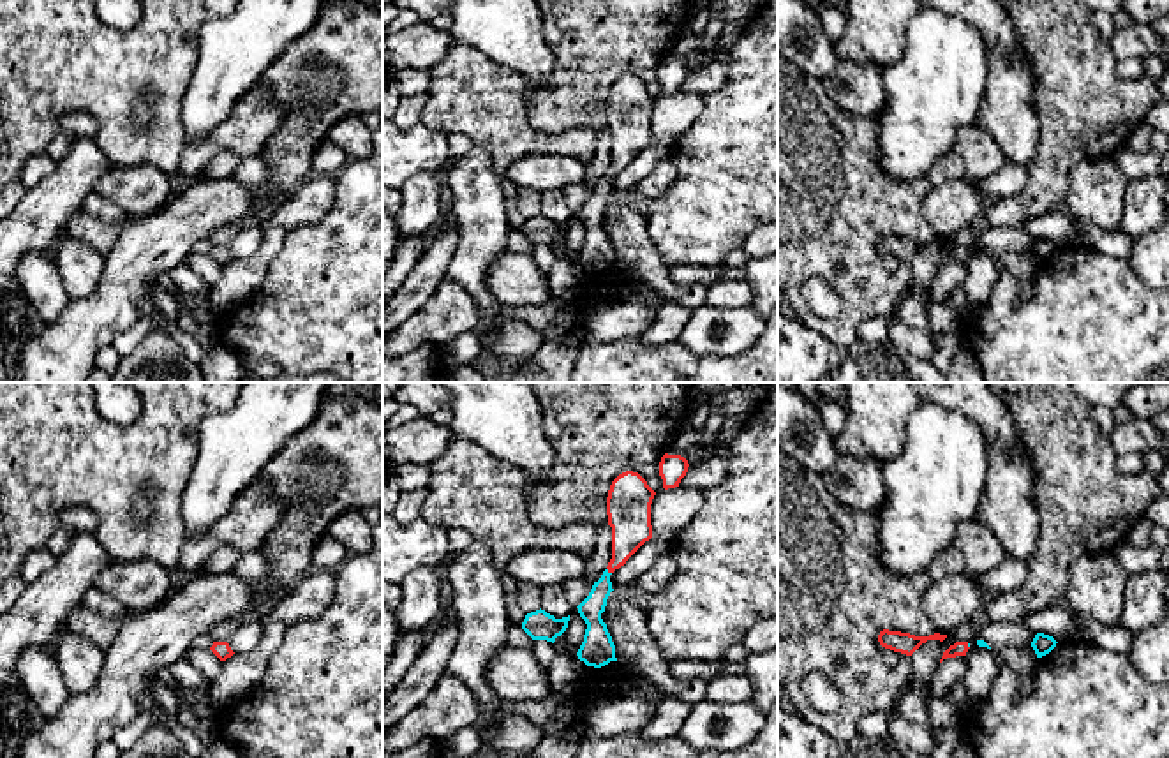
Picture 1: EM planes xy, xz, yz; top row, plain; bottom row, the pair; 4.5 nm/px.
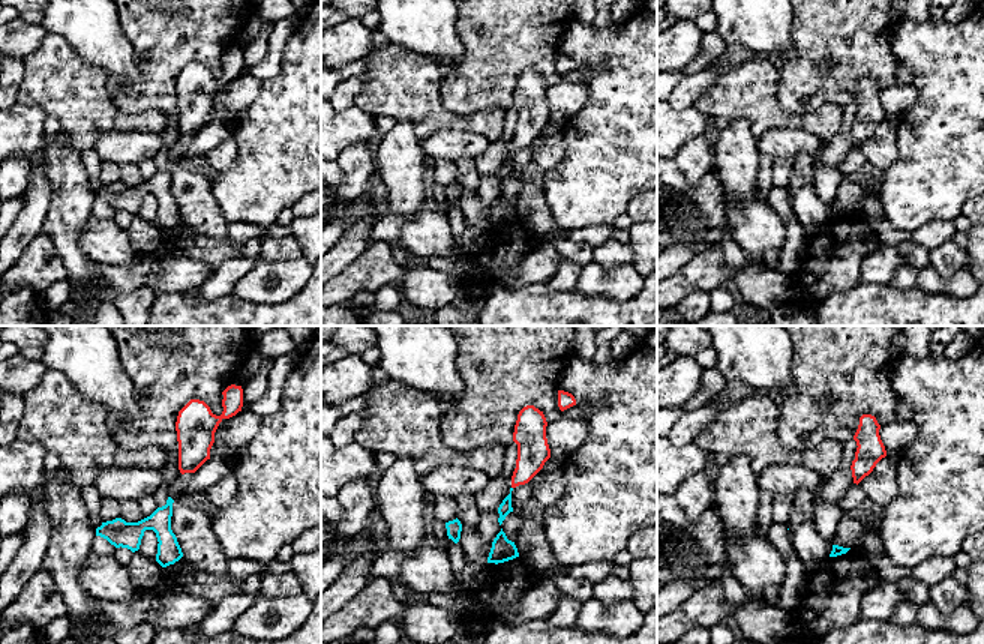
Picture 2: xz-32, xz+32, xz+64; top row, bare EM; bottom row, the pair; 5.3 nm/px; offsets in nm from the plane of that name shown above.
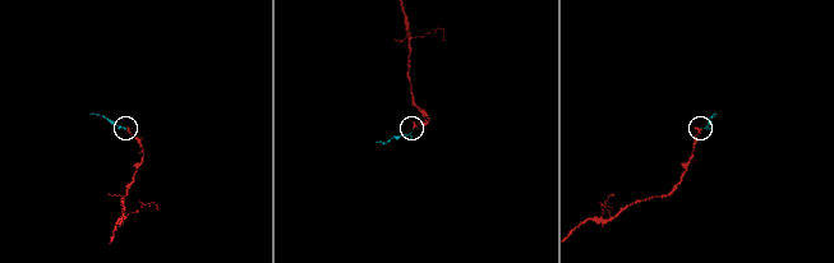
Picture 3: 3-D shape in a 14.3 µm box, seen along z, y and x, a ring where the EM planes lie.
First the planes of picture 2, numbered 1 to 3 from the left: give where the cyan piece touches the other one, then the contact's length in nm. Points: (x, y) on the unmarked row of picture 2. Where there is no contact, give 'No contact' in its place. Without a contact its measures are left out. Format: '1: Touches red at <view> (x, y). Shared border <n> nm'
1: No contact
2: No contact
3: No contact

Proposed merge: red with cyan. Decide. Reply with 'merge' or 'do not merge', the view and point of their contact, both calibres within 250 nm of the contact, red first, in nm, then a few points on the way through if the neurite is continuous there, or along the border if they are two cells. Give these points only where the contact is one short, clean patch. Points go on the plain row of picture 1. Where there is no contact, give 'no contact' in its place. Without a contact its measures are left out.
merge | xz (609, 177) | 180/110 nm | across xz (630, 127), (621, 159), (609, 177), (591, 214)

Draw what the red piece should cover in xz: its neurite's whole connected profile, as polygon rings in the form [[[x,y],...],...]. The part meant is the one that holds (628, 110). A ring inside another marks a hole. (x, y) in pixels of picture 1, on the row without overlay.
[[[633,76],[619,79],[608,95],[607,120],[612,132],[612,164],[589,201],[577,212],[587,234],[577,257],[587,271],[601,273],[617,266],[615,250],[601,224],[610,201],[610,180],[652,143],[651,109],[656,97]]]

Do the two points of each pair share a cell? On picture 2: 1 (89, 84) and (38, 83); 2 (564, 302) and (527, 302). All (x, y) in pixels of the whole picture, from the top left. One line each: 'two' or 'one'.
1: one
2: one

